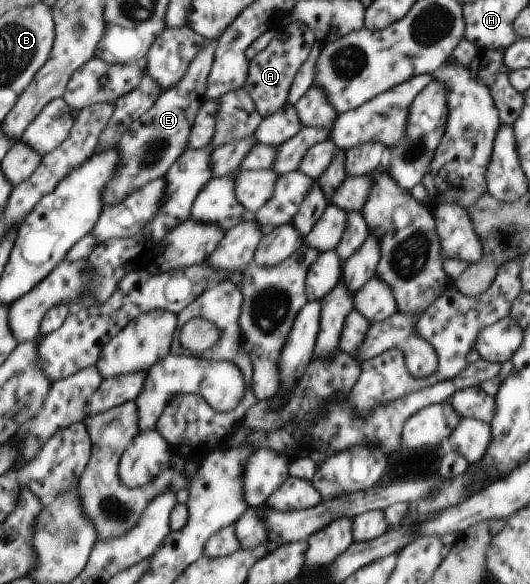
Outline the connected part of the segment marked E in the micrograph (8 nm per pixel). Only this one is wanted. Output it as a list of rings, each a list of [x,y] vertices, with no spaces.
[[[206,40],[198,55],[192,60],[185,76],[169,90],[163,90],[154,105],[140,119],[130,124],[117,143],[122,151],[124,164],[116,179],[112,179],[106,193],[104,205],[112,206],[125,200],[133,191],[140,189],[152,180],[164,178],[174,163],[189,149],[189,135],[196,123],[197,112],[208,101],[208,77],[213,67],[217,40]]]

